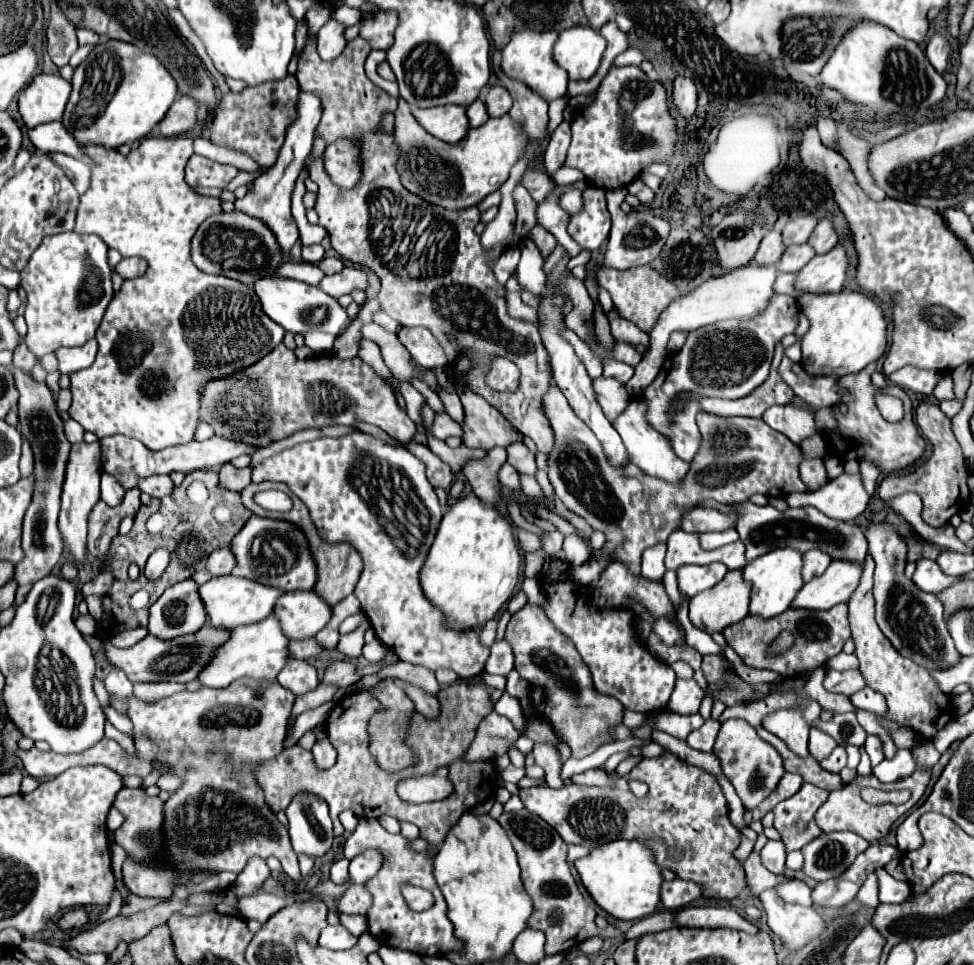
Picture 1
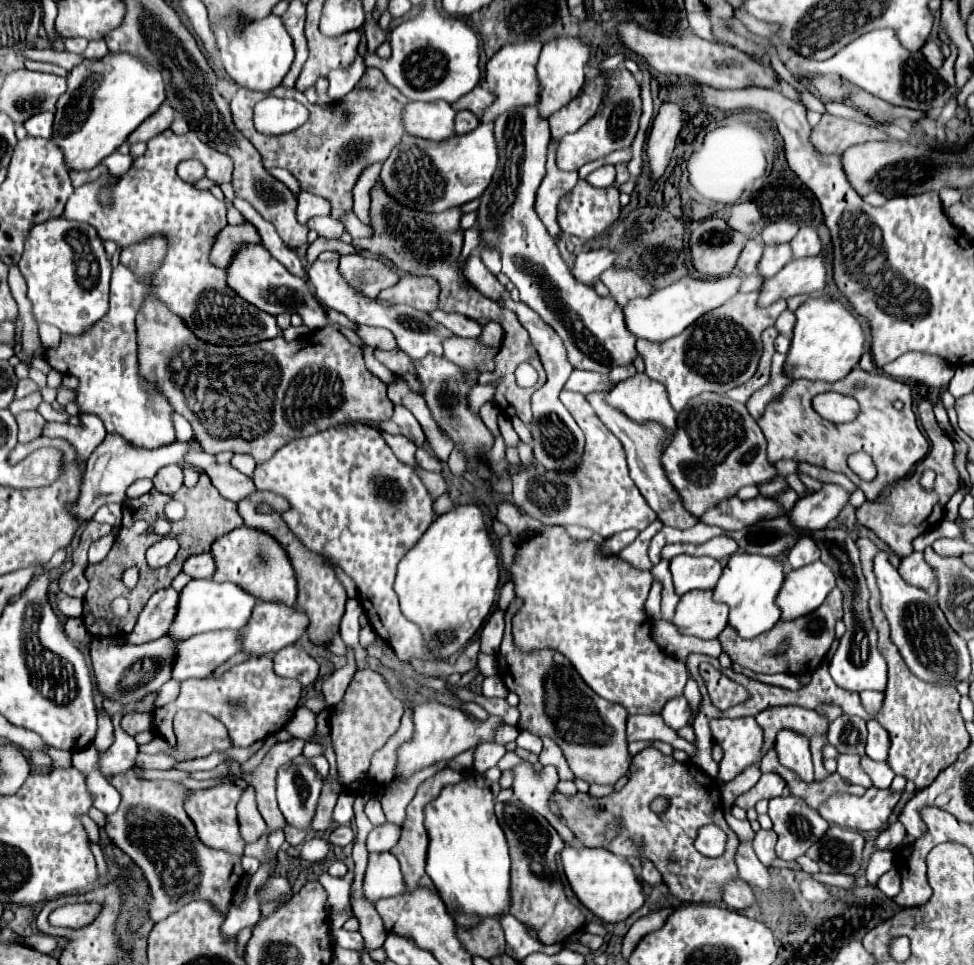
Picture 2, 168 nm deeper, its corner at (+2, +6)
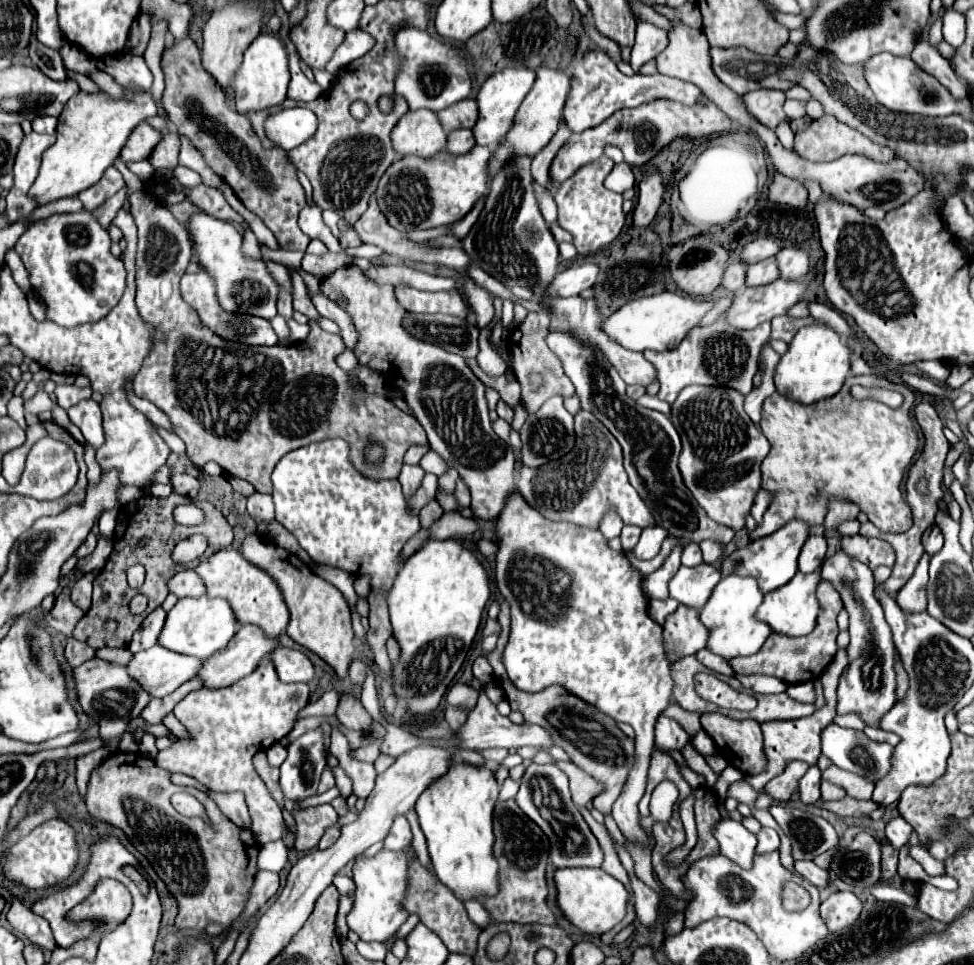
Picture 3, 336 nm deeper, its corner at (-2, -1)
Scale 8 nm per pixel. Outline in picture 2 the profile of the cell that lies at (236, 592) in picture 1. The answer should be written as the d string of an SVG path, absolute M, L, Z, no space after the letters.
M189 580L179 594L177 616L169 626L167 636L177 636L177 640L187 640L189 636L211 632L211 630L239 630L251 618L251 610L257 604L257 598L243 592L231 582L213 582L213 580Z

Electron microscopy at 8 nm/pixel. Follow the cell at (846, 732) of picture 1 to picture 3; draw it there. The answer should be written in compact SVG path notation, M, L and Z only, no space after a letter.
M831 723L821 733L821 745L823 755L827 755L837 767L869 781L877 781L889 771L889 755L893 753L893 747L871 741L863 731Z

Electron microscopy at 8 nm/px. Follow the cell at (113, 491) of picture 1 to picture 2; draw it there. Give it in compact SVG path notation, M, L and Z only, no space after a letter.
M107 504L107 506L101 506L95 516L93 516L97 522L107 522L115 528L121 526L121 506L119 504Z

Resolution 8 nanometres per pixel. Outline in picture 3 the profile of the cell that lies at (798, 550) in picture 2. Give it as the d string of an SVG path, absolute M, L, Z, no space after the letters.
M811 535L803 549L801 549L801 555L799 555L799 571L801 573L813 573L821 567L823 559L825 559L825 551L827 551L827 545L825 545L825 539L821 535Z

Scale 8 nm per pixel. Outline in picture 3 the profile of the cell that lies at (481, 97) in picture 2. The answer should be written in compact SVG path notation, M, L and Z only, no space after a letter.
M465 99L461 103L455 103L453 107L445 109L445 111L439 111L439 119L441 119L441 125L445 127L445 131L453 131L453 129L459 129L459 127L473 127L479 119L479 107L477 107L477 101L475 99Z

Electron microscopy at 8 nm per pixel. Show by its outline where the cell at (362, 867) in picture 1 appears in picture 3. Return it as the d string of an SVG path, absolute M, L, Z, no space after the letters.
M397 817L389 835L385 837L383 841L383 849L389 849L389 851L401 851L405 849L407 845L411 843L411 829L409 829L409 823L405 817Z

